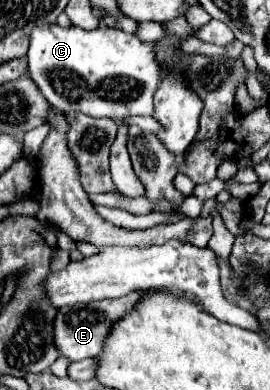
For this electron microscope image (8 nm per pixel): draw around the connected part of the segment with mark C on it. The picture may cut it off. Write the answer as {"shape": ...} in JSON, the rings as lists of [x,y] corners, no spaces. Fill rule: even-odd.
{"shape":[[[40,25],[30,33],[30,49],[28,49],[28,75],[40,87],[50,105],[58,111],[80,111],[90,117],[110,117],[124,119],[130,115],[152,115],[152,97],[160,83],[160,65],[156,61],[156,51],[152,43],[140,41],[132,33],[100,27],[94,31],[80,29],[76,25],[60,27]]]}

